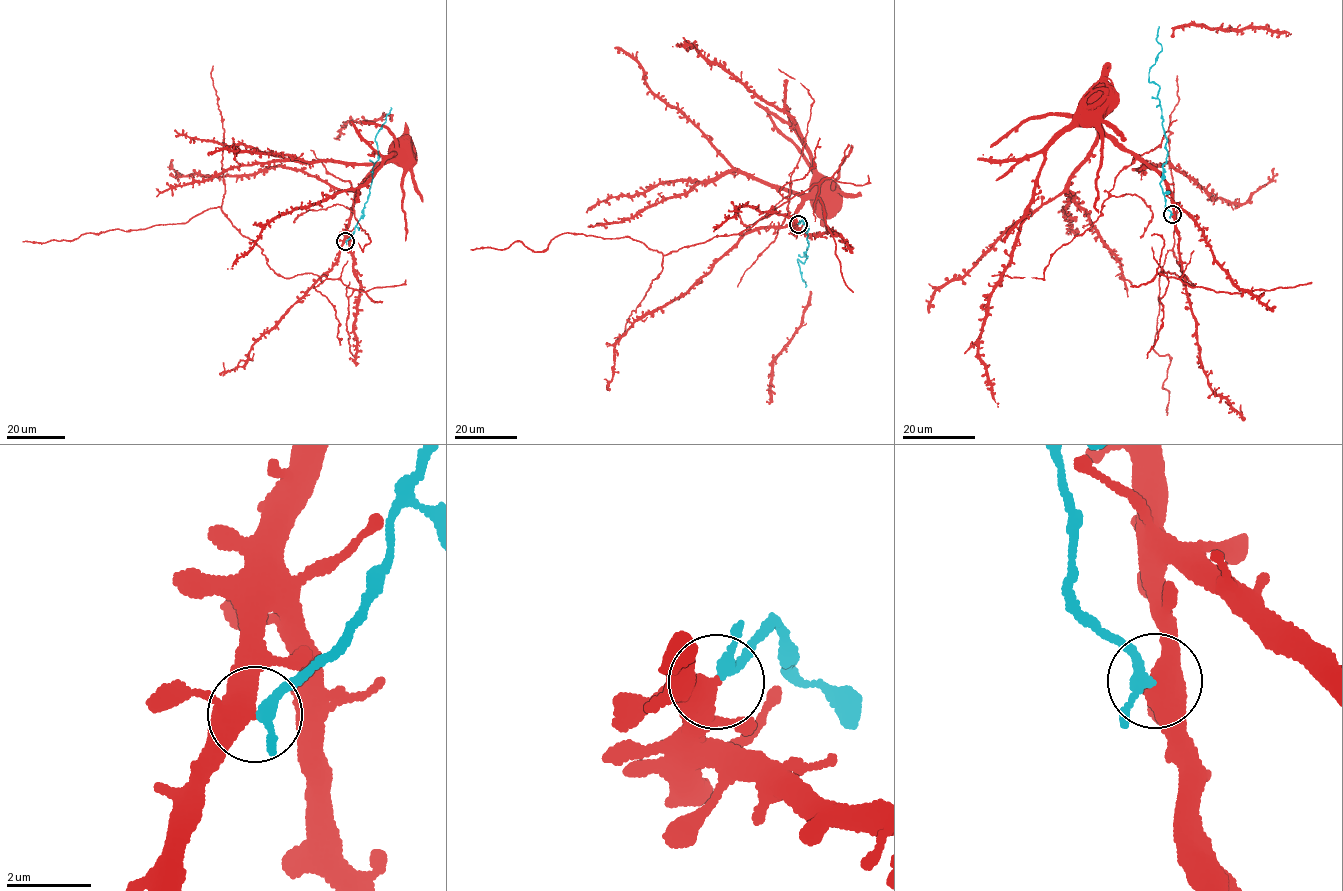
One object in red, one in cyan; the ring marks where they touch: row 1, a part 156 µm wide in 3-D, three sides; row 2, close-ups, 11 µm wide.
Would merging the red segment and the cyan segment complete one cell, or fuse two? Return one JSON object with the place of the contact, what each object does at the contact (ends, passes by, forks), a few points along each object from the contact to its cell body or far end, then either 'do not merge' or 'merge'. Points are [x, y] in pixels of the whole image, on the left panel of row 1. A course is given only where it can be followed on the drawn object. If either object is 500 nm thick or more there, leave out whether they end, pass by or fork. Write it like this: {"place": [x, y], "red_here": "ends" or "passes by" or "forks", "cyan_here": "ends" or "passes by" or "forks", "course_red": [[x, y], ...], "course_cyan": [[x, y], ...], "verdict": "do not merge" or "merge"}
{"place": [345, 241], "red_here": "forks", "cyan_here": "passes by", "course_red": [[345, 241], [359, 283], [348, 334], [352, 289], [310, 273], [277, 275], [219, 207], [184, 223], [23, 242]], "course_cyan": [[345, 241], [363, 214], [370, 193], [372, 167], [379, 157], [375, 135], [391, 107]], "verdict": "do not merge"}

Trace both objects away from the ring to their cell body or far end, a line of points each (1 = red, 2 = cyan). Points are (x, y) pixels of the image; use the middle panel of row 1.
1: (798, 225), (836, 235), (819, 185), (665, 255), (566, 232), (541, 251), (471, 249)
2: (798, 224), (802, 220), (807, 230), (809, 245), (803, 256), (807, 256), (804, 263), (797, 261), (805, 287)

